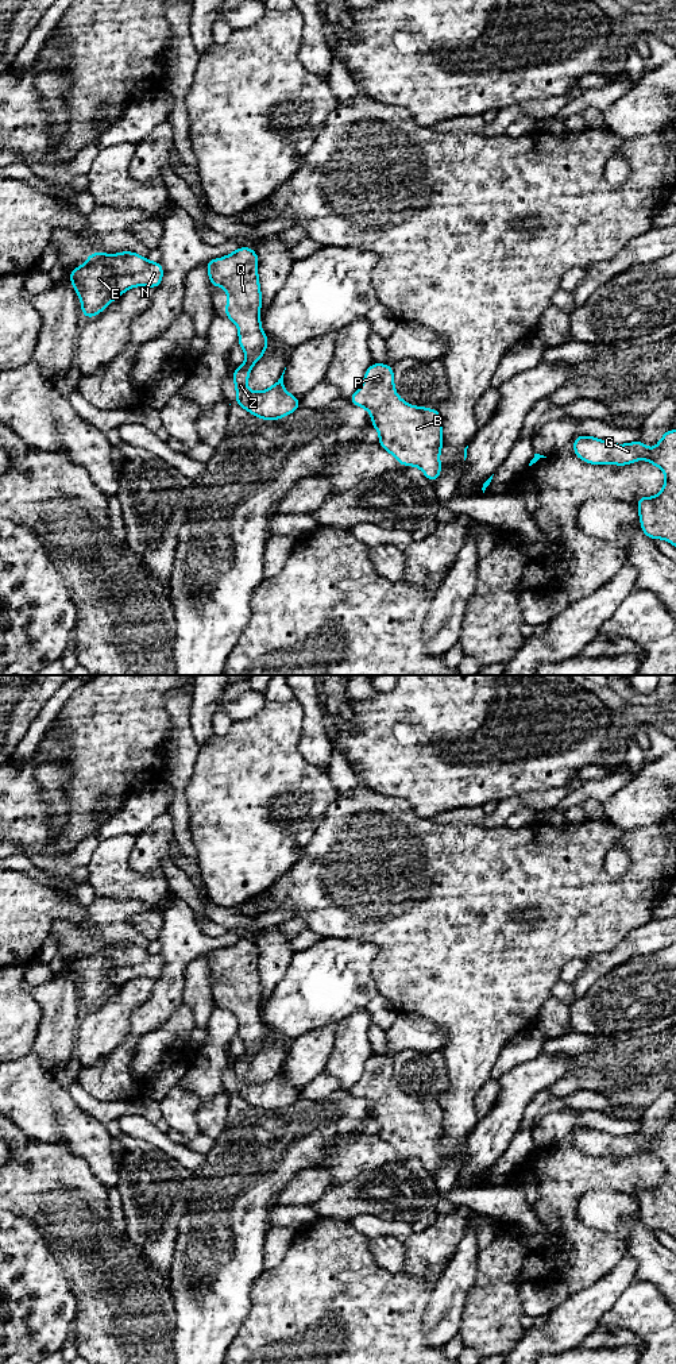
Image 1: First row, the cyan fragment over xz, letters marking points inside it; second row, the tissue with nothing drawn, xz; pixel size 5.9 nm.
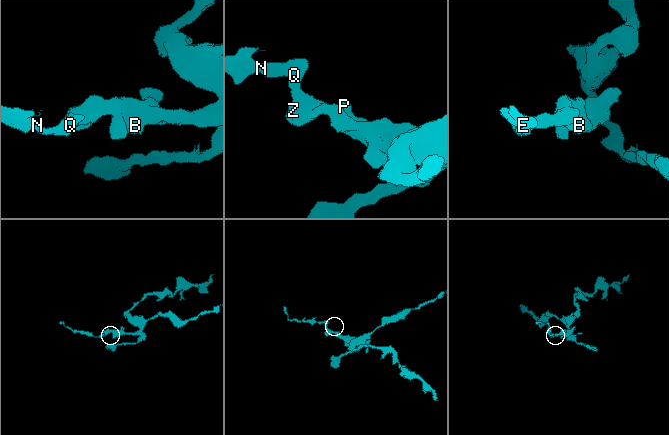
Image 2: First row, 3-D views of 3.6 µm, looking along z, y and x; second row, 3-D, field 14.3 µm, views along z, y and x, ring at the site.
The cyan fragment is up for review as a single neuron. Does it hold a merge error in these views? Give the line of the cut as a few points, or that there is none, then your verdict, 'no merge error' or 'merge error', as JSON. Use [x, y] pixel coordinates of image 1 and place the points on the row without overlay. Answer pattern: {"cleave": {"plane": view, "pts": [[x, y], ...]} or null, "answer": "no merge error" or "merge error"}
{"cleave": null, "answer": "no merge error"}

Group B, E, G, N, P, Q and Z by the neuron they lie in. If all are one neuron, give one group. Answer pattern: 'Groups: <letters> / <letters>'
Groups: B E G N P Q Z

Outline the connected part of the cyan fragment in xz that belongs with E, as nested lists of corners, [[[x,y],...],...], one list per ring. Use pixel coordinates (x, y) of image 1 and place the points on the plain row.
[[[132,943],[120,945],[90,944],[84,956],[69,964],[72,976],[81,990],[81,1002],[93,1009],[115,990],[134,978],[158,979],[163,970],[159,953],[150,953]]]

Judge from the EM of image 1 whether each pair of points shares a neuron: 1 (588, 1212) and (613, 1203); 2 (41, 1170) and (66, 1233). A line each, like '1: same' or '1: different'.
1: same
2: same

